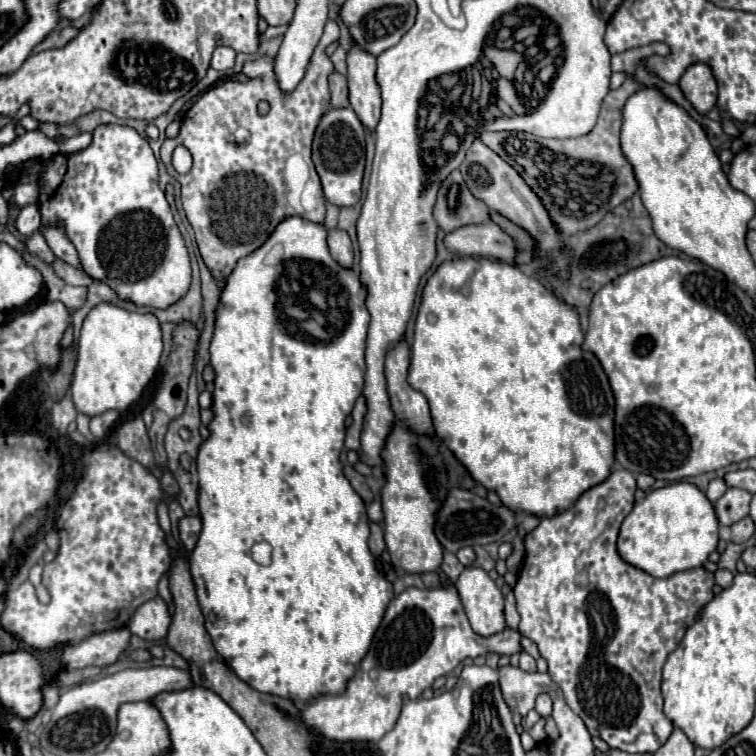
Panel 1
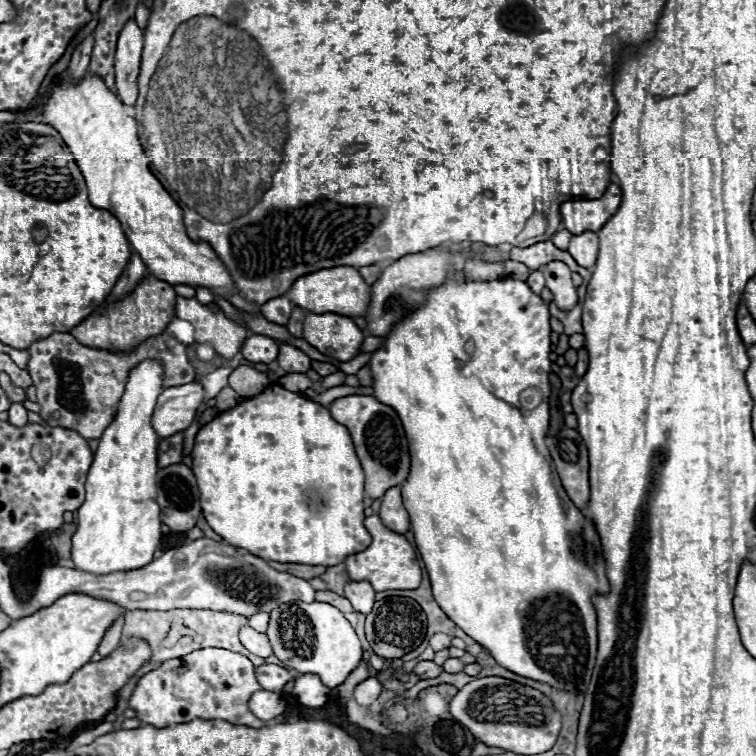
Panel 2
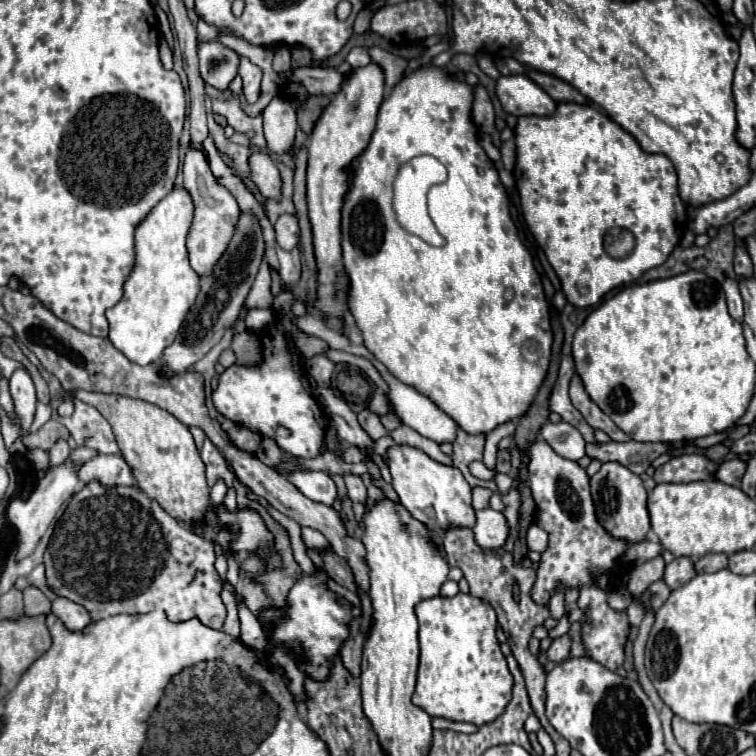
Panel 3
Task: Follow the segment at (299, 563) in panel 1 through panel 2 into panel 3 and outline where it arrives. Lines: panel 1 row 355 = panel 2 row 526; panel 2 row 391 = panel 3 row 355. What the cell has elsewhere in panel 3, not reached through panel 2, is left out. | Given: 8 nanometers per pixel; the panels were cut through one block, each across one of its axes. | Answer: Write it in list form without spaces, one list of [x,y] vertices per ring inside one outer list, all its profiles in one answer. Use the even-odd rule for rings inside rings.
[[[272,322],[260,334],[262,334],[262,342],[264,342],[264,348],[266,348],[264,362],[260,366],[252,366],[252,368],[246,368],[246,366],[226,368],[220,374],[218,388],[212,392],[212,402],[214,402],[214,406],[218,408],[218,412],[222,416],[226,416],[226,418],[230,418],[230,420],[254,430],[254,432],[260,432],[262,436],[272,436],[276,426],[286,426],[292,434],[288,438],[278,438],[278,446],[282,450],[294,454],[294,456],[300,456],[300,458],[316,458],[320,454],[320,442],[324,438],[324,426],[326,426],[324,414],[318,408],[316,400],[302,388],[300,372],[294,370],[294,366],[290,362],[290,356],[288,356],[288,340],[284,340],[284,342],[278,340],[278,336],[282,334],[282,326],[278,322]]]

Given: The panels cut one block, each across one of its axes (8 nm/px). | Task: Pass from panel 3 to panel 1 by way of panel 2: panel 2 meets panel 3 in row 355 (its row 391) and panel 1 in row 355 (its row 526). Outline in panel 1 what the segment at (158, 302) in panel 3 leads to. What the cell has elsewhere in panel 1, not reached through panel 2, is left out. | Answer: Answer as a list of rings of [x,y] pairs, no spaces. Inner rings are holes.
[[[98,304],[84,318],[78,338],[78,356],[70,386],[76,412],[90,418],[108,410],[124,412],[142,396],[144,388],[154,378],[160,356],[162,332],[152,314],[138,314],[112,304]]]

